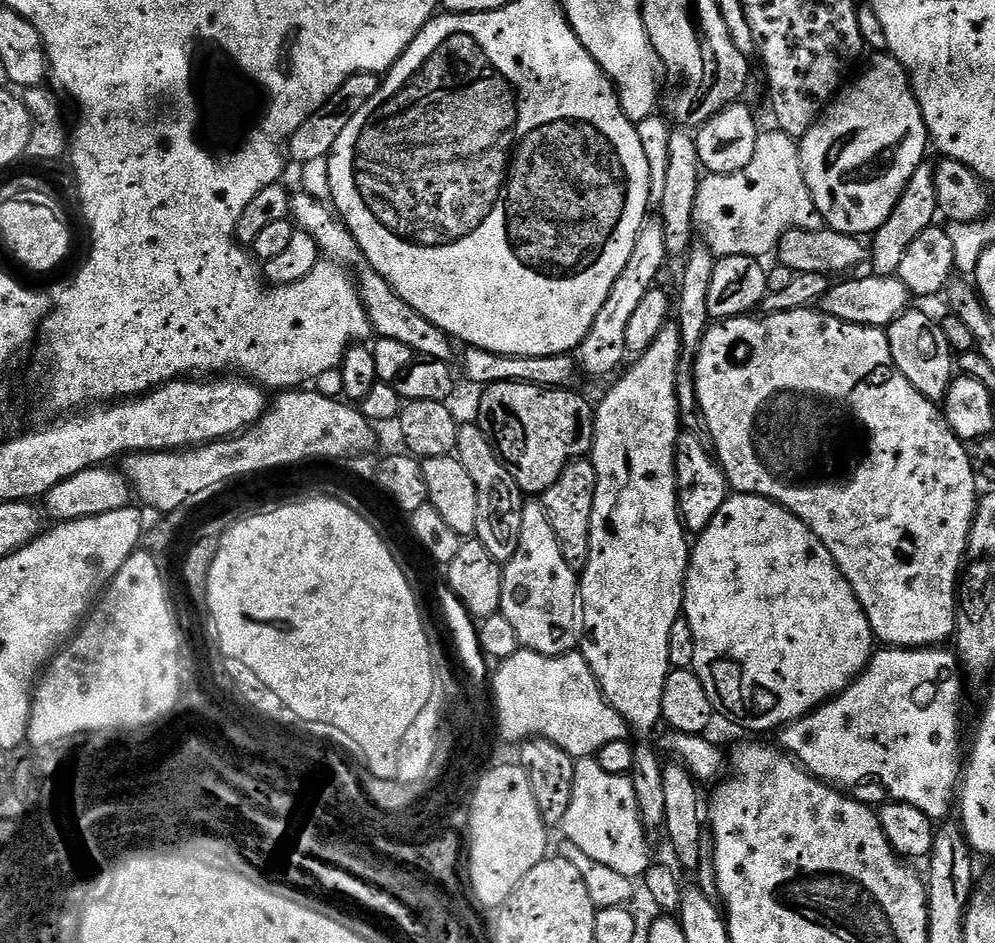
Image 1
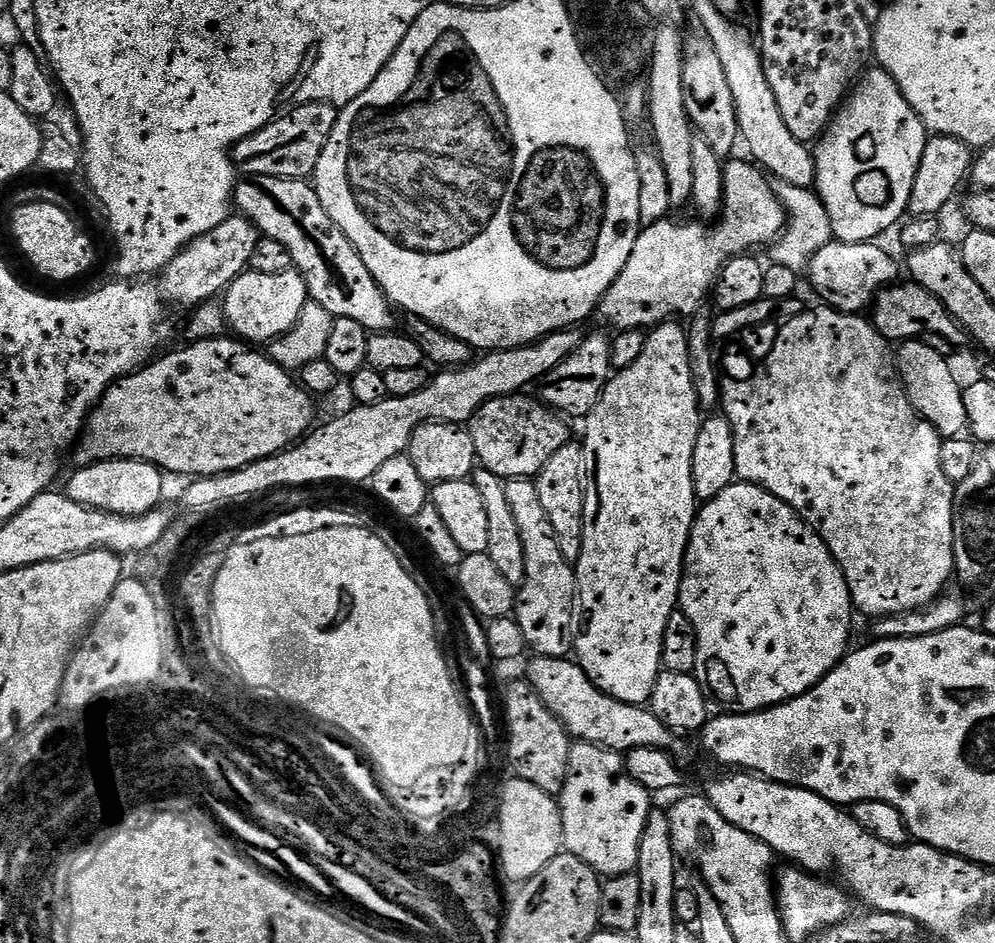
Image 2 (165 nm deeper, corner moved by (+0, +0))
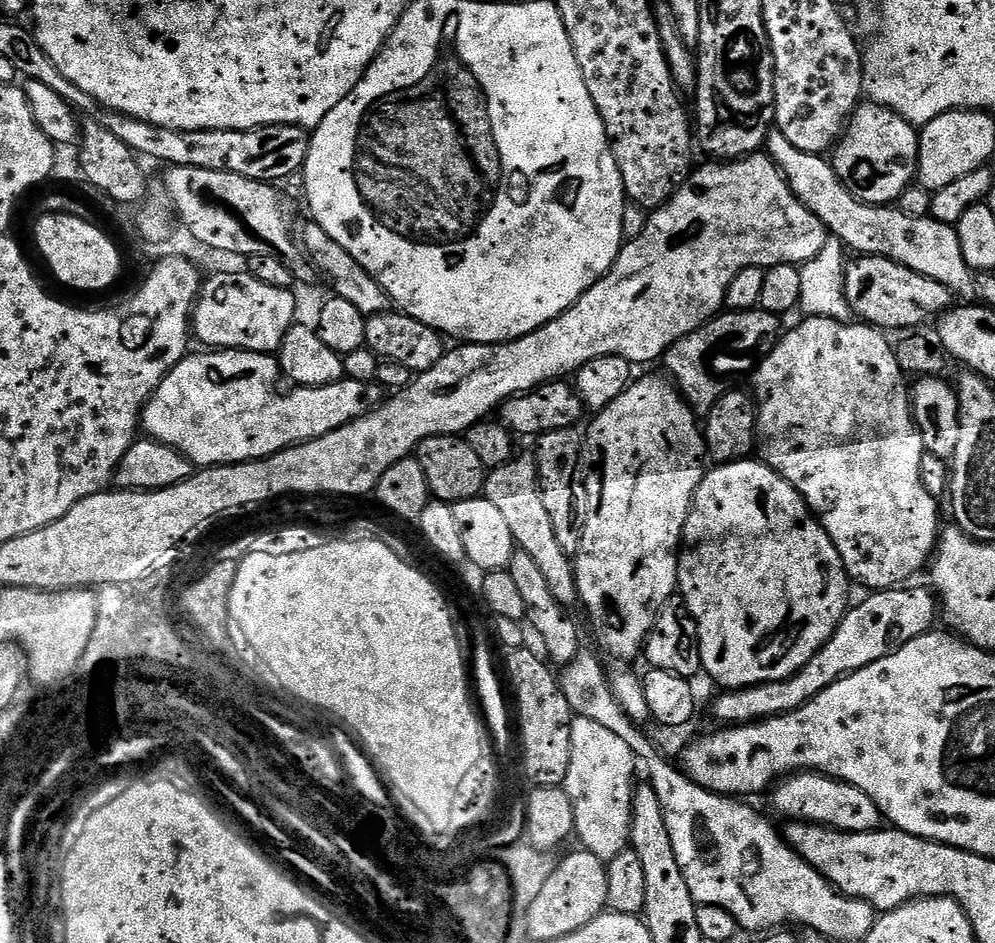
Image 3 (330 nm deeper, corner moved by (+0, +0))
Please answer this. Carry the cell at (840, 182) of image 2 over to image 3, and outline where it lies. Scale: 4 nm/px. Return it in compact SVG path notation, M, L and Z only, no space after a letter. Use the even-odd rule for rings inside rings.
M864 102L857 107L847 121L846 127L835 145L832 165L836 176L842 178L850 191L867 204L891 205L899 198L915 179L917 154L920 152L920 138L917 129L907 124L901 116L880 104Z

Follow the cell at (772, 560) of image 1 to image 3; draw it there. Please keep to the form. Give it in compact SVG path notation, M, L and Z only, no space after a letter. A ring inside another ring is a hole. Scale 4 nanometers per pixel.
M745 458L735 460L733 464L716 464L713 469L713 472L712 469L705 471L704 481L698 486L692 499L684 527L682 551L679 555L680 565L676 575L679 595L694 618L698 630L700 662L703 671L706 676L708 672L710 679L717 680L721 684L719 687L724 690L753 688L756 684L788 680L795 672L802 670L802 666L806 666L806 662L810 662L810 658L814 658L818 650L822 650L824 643L830 640L840 627L844 613L850 607L848 572L844 568L834 542L830 542L830 534L826 534L826 530L810 509L800 508L803 498L798 494L798 490L794 490L794 486L790 486L790 482L783 480L771 466L759 458Z

